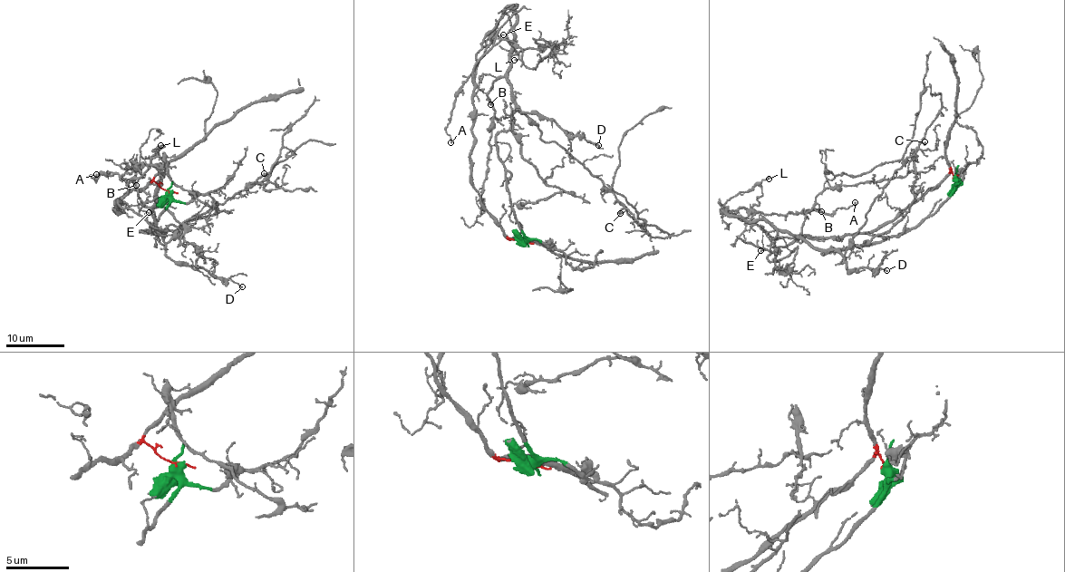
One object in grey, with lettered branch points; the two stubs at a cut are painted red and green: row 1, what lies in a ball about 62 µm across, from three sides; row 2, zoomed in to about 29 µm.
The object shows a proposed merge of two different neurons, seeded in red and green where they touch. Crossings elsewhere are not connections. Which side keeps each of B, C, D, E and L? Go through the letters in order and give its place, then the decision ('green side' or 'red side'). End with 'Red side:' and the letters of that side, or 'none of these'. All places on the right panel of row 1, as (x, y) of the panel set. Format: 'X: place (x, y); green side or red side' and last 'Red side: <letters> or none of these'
B: place (821, 211); green side
C: place (924, 141); green side
D: place (886, 270); green side
E: place (760, 250); red side
L: place (769, 179); red side
Red side: E, L

